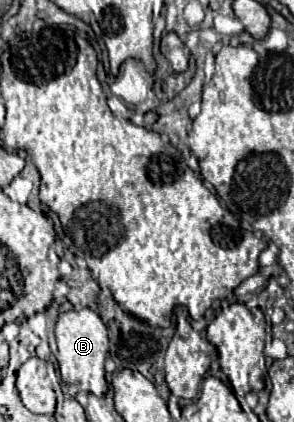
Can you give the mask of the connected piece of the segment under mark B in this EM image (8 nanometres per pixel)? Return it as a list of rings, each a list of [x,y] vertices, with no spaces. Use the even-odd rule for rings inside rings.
[[[70,310],[60,314],[56,324],[56,342],[58,342],[58,368],[66,384],[74,384],[80,392],[90,392],[94,396],[104,396],[108,390],[104,378],[104,360],[108,352],[108,332],[100,316],[90,310]]]

